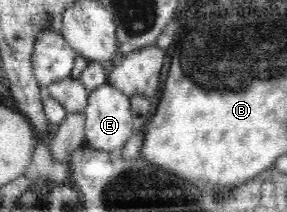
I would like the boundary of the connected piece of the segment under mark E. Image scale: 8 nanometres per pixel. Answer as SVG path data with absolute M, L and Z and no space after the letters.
M103 83L89 93L83 114L85 114L84 134L86 135L86 143L94 150L118 151L134 134L129 97L109 83Z

